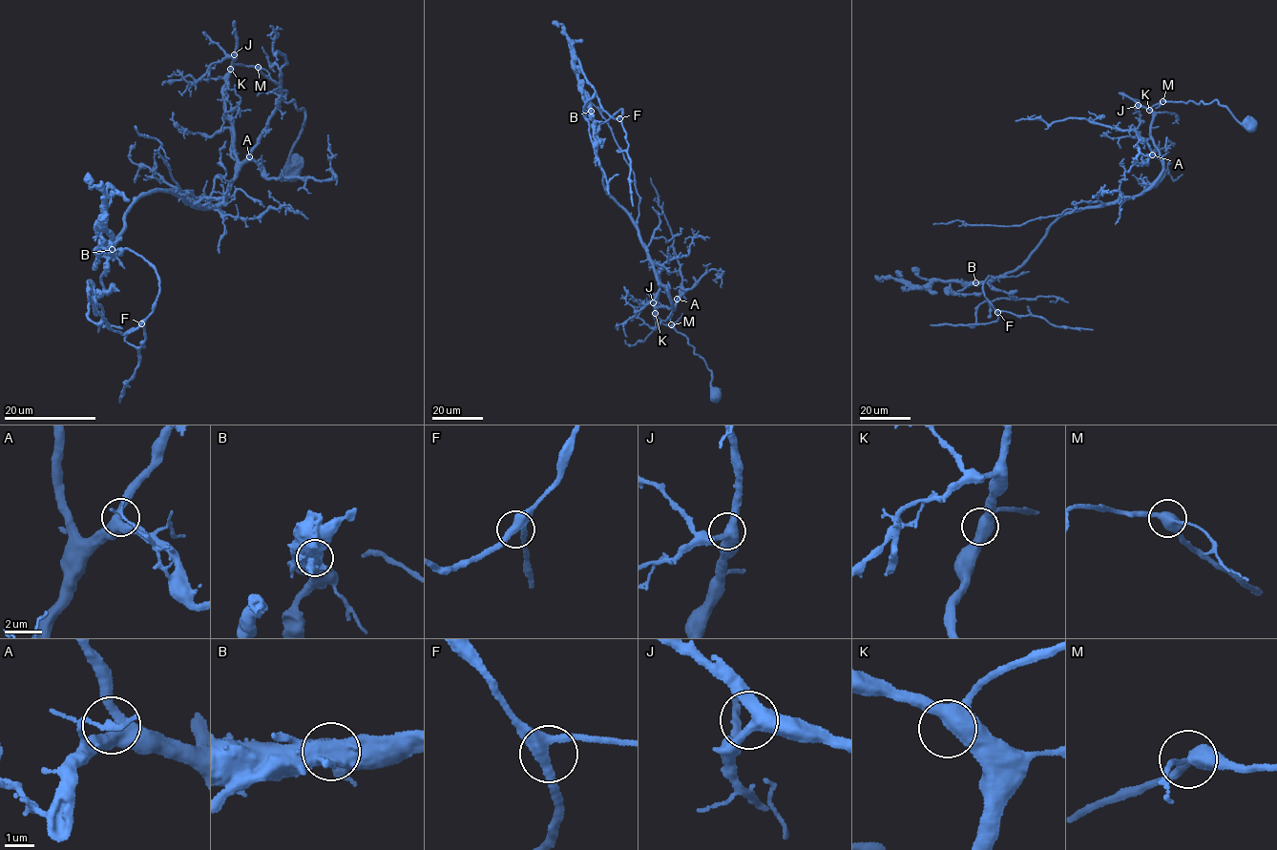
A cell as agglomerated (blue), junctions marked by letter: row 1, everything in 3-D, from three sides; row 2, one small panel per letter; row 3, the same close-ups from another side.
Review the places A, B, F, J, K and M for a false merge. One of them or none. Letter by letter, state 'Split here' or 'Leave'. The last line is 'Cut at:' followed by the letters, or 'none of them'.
A: Leave
B: Split here
F: Leave
J: Leave
K: Leave
M: Leave
Cut at: B

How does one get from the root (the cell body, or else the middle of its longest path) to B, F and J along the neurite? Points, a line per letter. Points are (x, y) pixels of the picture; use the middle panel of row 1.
B: (715, 395), (703, 359), (655, 315), (658, 307), (673, 307), (671, 297), (638, 228), (603, 183), (591, 111)
F: (715, 395), (703, 359), (655, 315), (671, 297), (603, 183), (595, 134), (622, 108), (619, 118)
J: (715, 395), (710, 383), (711, 372), (703, 359), (694, 353), (694, 347), (685, 336), (662, 322), (653, 302)

